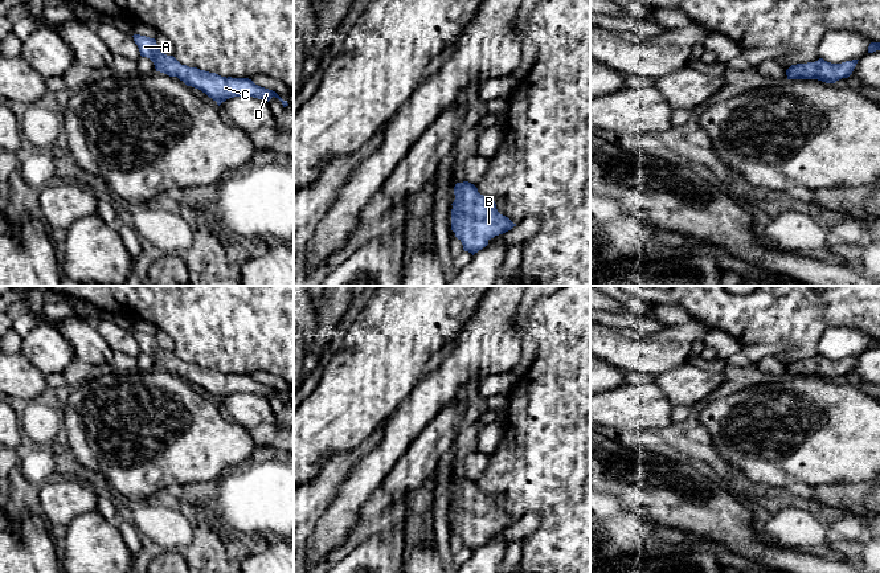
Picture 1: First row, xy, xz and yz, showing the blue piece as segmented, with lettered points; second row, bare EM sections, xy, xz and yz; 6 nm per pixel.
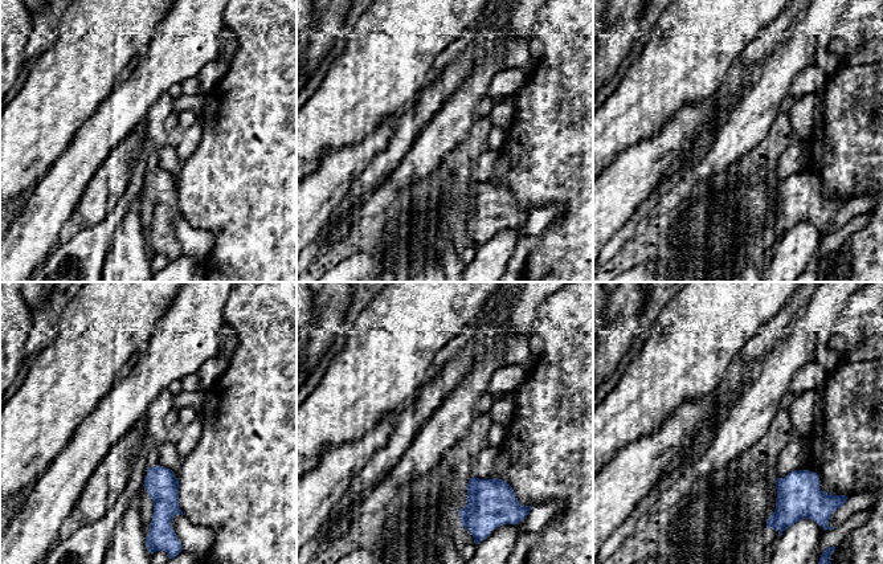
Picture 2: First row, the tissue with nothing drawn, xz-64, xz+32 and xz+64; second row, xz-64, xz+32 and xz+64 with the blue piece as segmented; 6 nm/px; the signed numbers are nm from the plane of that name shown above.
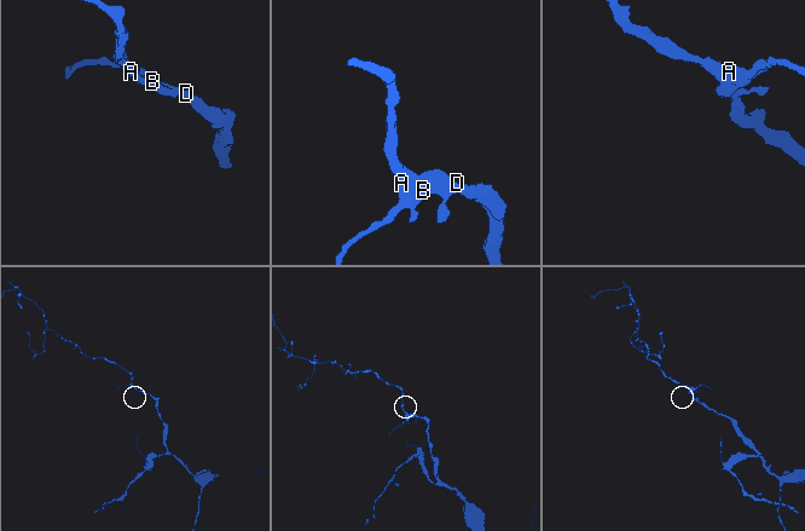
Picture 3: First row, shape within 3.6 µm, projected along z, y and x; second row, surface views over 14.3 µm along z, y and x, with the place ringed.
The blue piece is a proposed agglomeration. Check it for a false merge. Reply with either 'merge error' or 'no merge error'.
no merge error

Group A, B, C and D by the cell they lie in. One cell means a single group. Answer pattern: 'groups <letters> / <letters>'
groups A B C D

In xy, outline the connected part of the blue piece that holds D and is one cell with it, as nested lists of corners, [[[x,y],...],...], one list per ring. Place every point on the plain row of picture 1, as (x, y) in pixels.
[[[134,331],[132,333],[139,344],[140,352],[150,355],[156,368],[169,373],[177,373],[187,382],[205,389],[218,402],[234,393],[253,393],[267,398],[275,393],[282,398],[283,404],[288,402],[287,397],[283,397],[275,388],[261,384],[249,375],[226,375],[216,369],[181,361],[173,352],[161,349],[155,335],[140,331]]]

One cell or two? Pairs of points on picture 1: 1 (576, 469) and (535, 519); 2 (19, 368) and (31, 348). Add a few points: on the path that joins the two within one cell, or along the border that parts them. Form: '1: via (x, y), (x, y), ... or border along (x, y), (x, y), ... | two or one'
1: border along (540, 512), (540, 526), (523, 537) | two
2: border along (20, 351), (45, 375) | two

